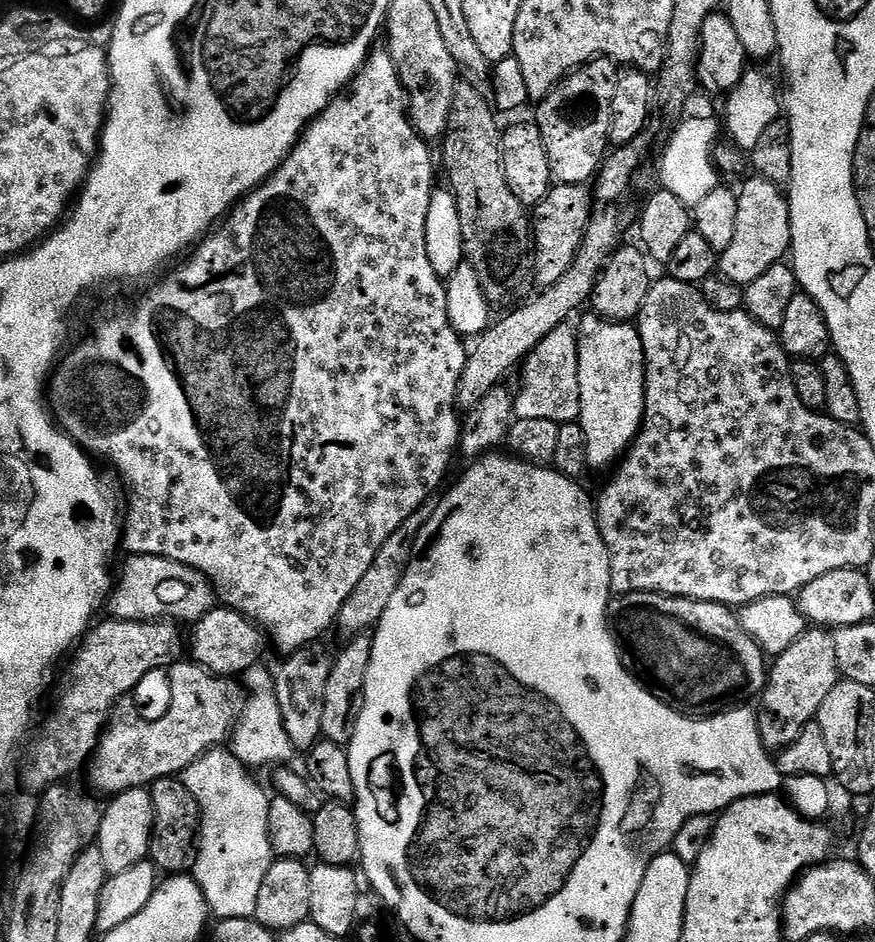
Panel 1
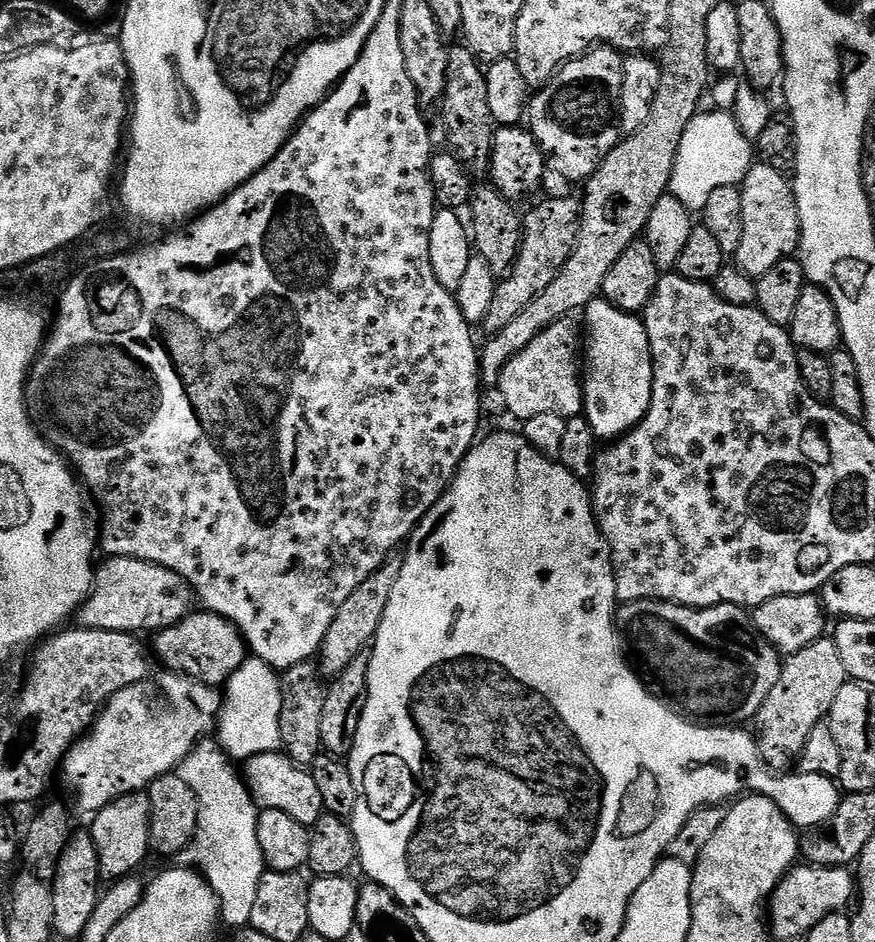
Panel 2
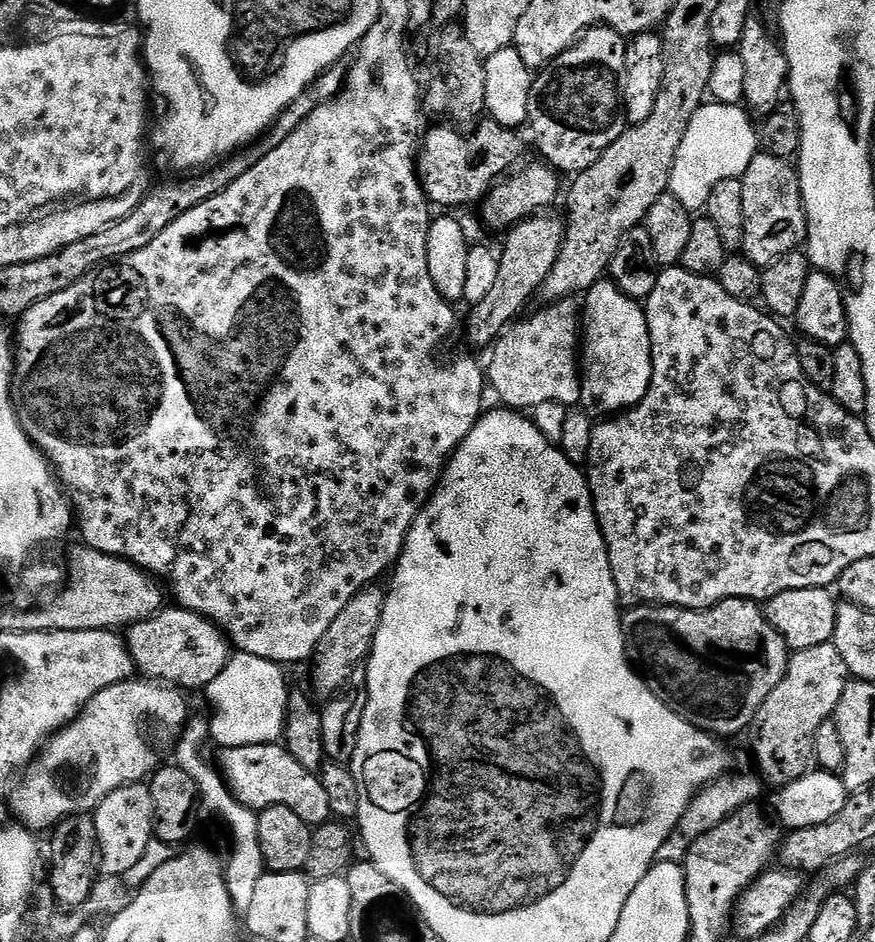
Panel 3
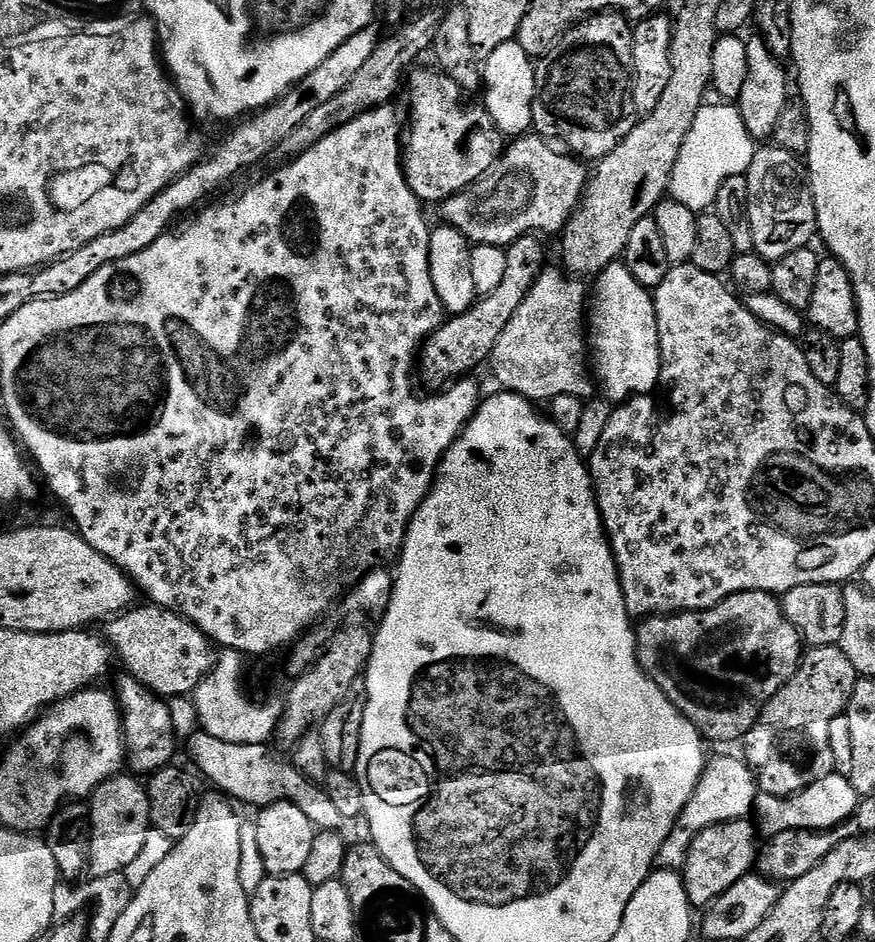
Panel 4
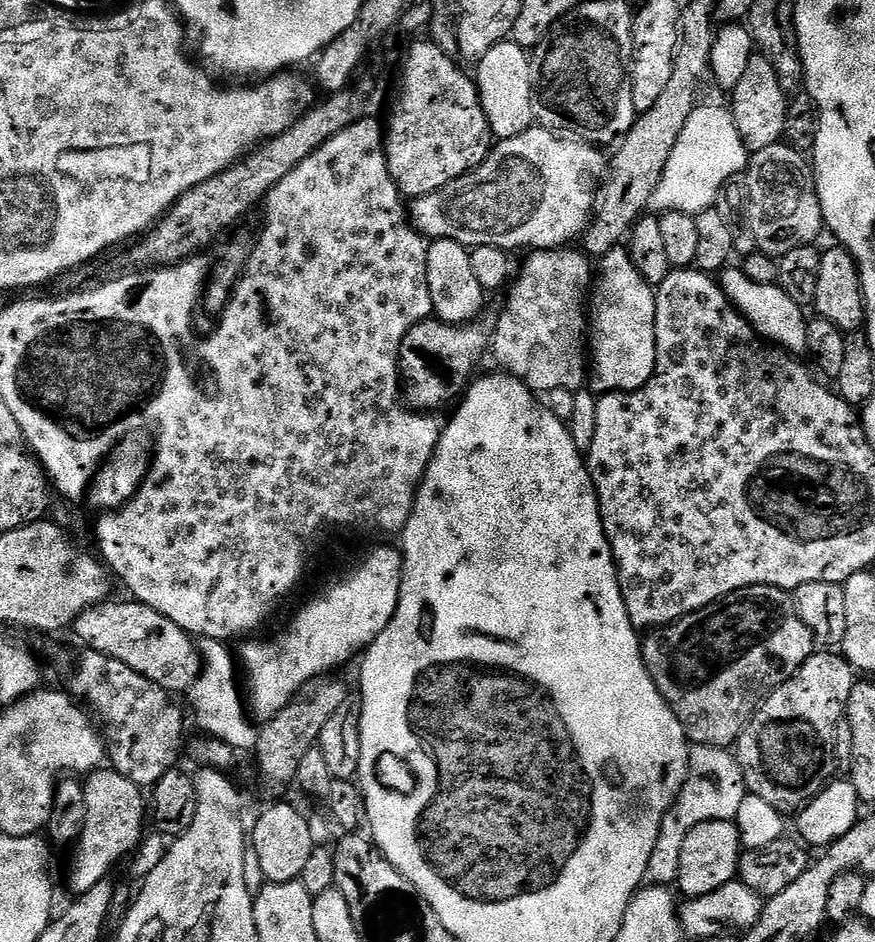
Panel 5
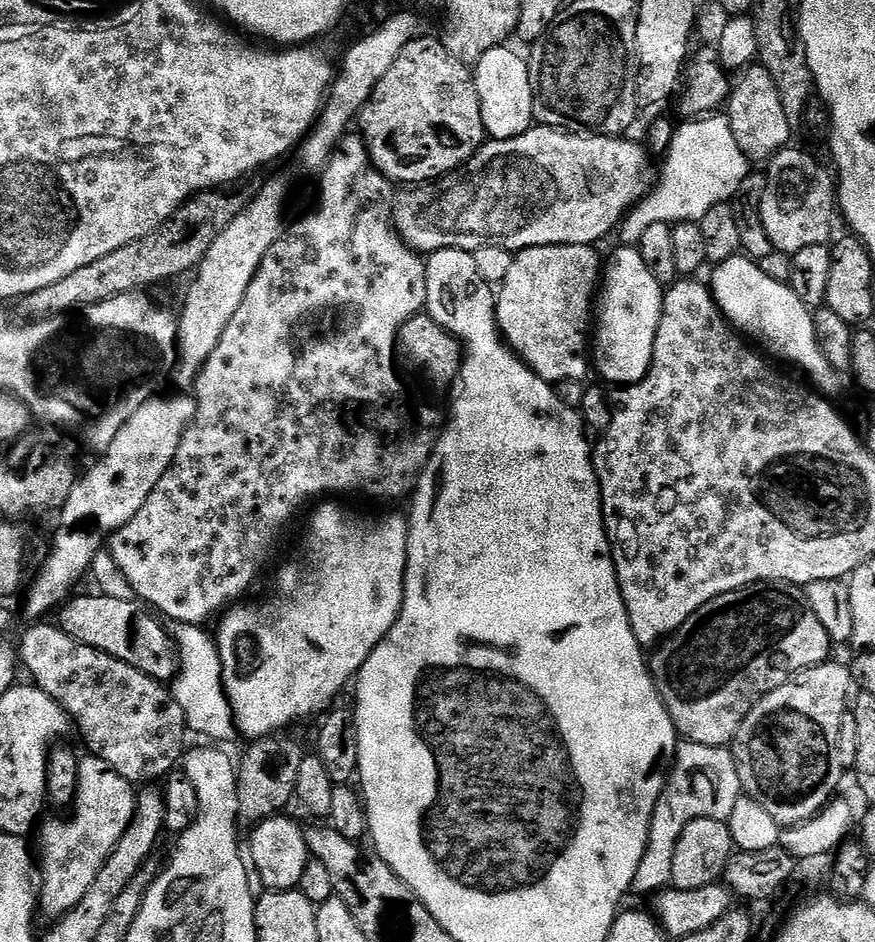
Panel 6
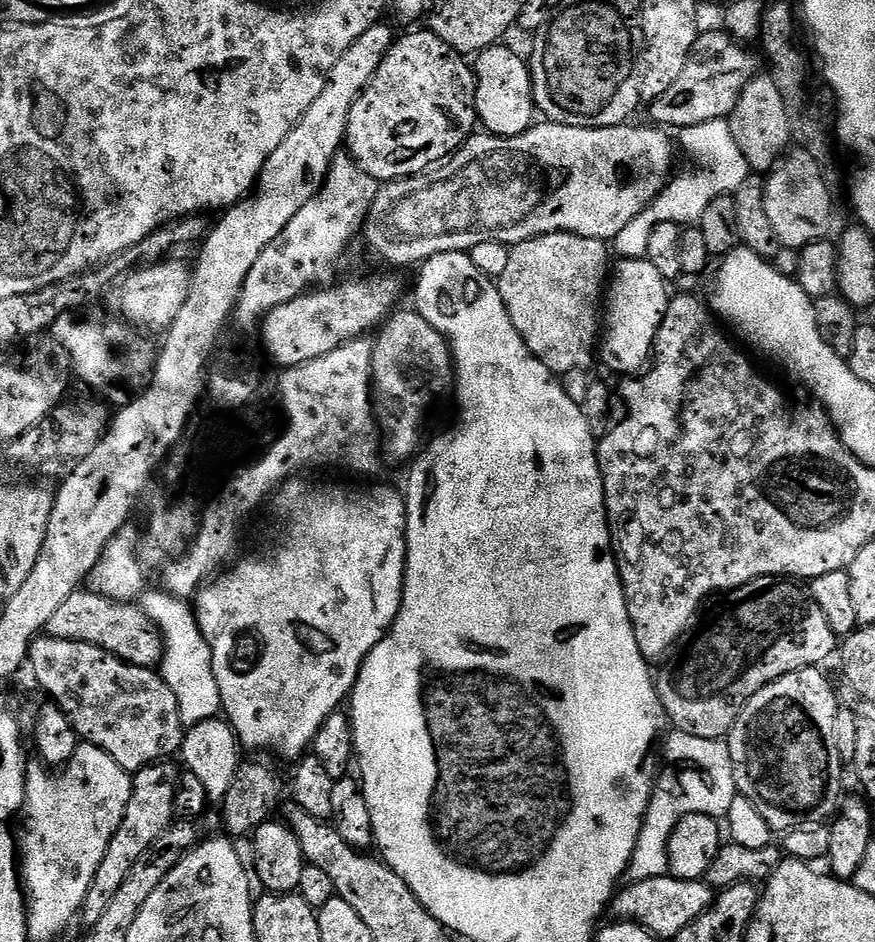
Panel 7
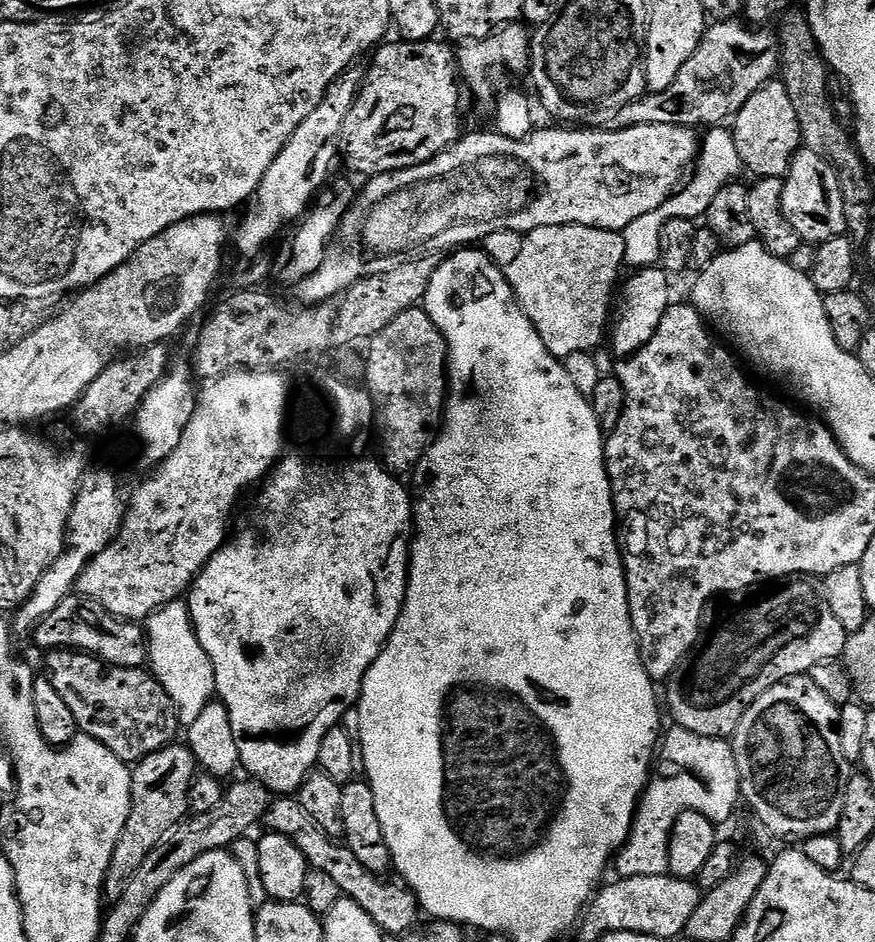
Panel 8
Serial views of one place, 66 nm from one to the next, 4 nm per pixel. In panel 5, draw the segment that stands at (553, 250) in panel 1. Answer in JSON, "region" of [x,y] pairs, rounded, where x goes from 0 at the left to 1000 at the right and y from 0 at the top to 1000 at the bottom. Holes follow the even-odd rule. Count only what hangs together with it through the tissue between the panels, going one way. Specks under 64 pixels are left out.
{"region":[[[490,338],[474,344],[469,355],[464,355],[457,368],[457,394],[467,430],[490,429],[494,432],[490,434],[498,435],[502,429],[512,429],[517,424],[520,426],[531,419],[535,409],[545,398],[544,390],[549,381],[553,374],[555,378],[559,373],[565,356],[561,343],[550,348],[546,345],[544,342],[519,345],[502,338]]]}

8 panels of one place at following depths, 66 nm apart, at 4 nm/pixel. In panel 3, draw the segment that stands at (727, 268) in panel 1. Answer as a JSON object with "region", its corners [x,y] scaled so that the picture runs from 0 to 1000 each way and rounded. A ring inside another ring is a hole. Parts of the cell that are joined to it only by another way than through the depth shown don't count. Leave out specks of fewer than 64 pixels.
{"region":[[[870,160],[857,172],[848,188],[850,224],[849,271],[862,281],[877,282],[894,270],[911,266],[923,254],[923,232],[914,201],[914,184],[894,167]]]}

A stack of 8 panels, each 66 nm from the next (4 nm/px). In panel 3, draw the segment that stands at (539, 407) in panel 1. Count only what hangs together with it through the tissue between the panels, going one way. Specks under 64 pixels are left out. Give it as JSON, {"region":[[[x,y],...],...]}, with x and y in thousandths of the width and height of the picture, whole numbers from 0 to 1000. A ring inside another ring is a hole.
{"region":[[[653,317],[627,322],[626,327],[609,333],[605,340],[595,339],[586,343],[581,351],[567,362],[561,370],[558,386],[555,382],[555,403],[567,415],[573,430],[586,435],[609,435],[619,427],[638,427],[648,431],[663,428],[663,406],[665,391],[661,385],[661,354],[665,348],[665,340]]]}

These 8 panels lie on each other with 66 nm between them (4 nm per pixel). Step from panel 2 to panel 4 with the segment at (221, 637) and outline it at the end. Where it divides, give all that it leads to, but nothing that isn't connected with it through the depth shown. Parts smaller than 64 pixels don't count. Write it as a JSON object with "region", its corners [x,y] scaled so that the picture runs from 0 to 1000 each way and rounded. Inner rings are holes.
{"region":[[[152,643],[145,650],[138,650],[137,653],[122,659],[121,678],[130,689],[131,700],[136,704],[138,701],[146,708],[143,709],[145,717],[152,718],[158,724],[162,724],[171,734],[177,735],[184,741],[218,740],[233,719],[238,717],[238,712],[242,710],[245,685],[237,675],[231,673],[231,669],[226,669],[226,665],[222,665],[213,656],[205,654],[202,650],[177,643],[168,644]]]}

